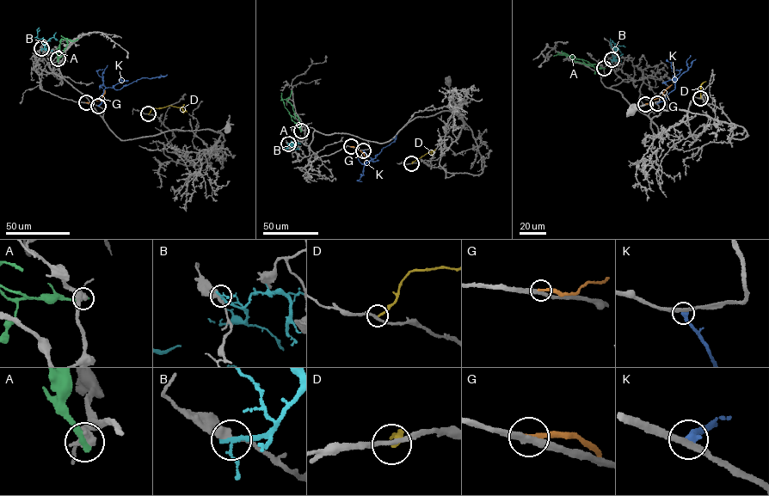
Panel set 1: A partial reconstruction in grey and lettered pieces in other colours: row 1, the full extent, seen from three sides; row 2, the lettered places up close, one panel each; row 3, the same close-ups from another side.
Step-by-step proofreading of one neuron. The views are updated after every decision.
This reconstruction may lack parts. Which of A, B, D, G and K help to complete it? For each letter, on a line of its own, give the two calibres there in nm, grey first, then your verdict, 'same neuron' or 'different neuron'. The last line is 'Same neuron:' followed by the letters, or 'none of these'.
A: 440/280 nm | different neuron
B: 360/200 nm | different neuron
D: 240/190 nm | different neuron
G: 300/240 nm | different neuron
K: 300/400 nm | different neuron
Same neuron: none of these

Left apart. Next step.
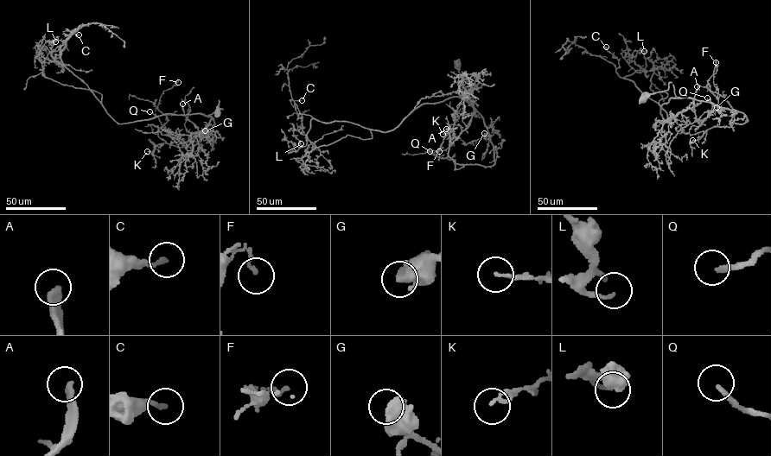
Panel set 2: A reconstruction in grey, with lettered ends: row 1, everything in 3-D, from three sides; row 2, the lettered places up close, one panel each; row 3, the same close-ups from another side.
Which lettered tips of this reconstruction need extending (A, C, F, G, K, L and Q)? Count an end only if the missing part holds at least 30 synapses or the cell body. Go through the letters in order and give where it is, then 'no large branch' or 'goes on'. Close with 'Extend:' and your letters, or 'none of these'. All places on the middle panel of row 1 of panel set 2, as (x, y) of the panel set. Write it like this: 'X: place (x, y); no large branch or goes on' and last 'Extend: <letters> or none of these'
A: place (446, 129); goes on
C: place (302, 100); no large branch
F: place (439, 151); no large branch
G: place (484, 133); no large branch
K: place (442, 134); no large branch
L: place (301, 143); no large branch
Q: place (430, 151); goes on
Extend: A, Q

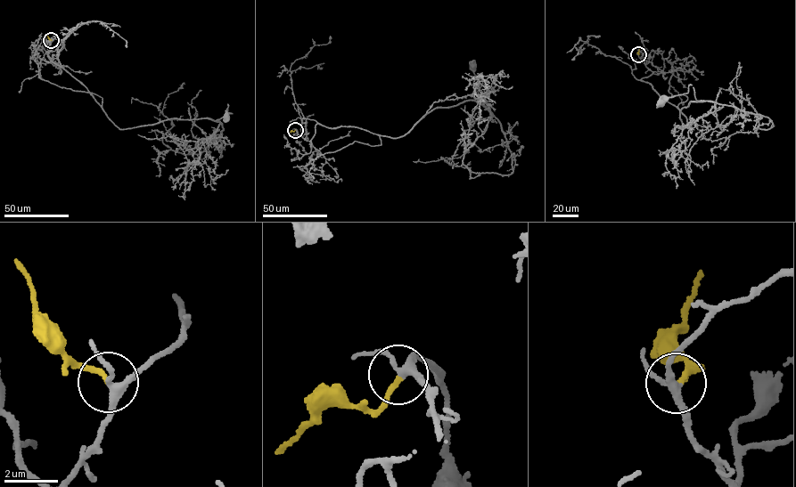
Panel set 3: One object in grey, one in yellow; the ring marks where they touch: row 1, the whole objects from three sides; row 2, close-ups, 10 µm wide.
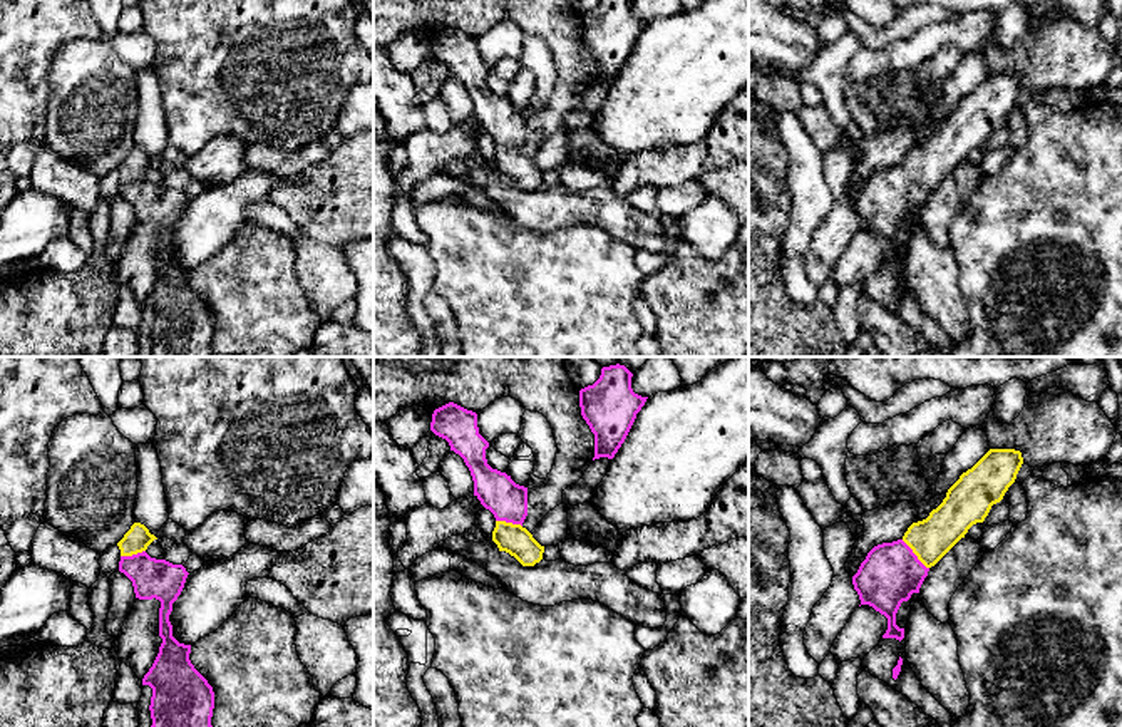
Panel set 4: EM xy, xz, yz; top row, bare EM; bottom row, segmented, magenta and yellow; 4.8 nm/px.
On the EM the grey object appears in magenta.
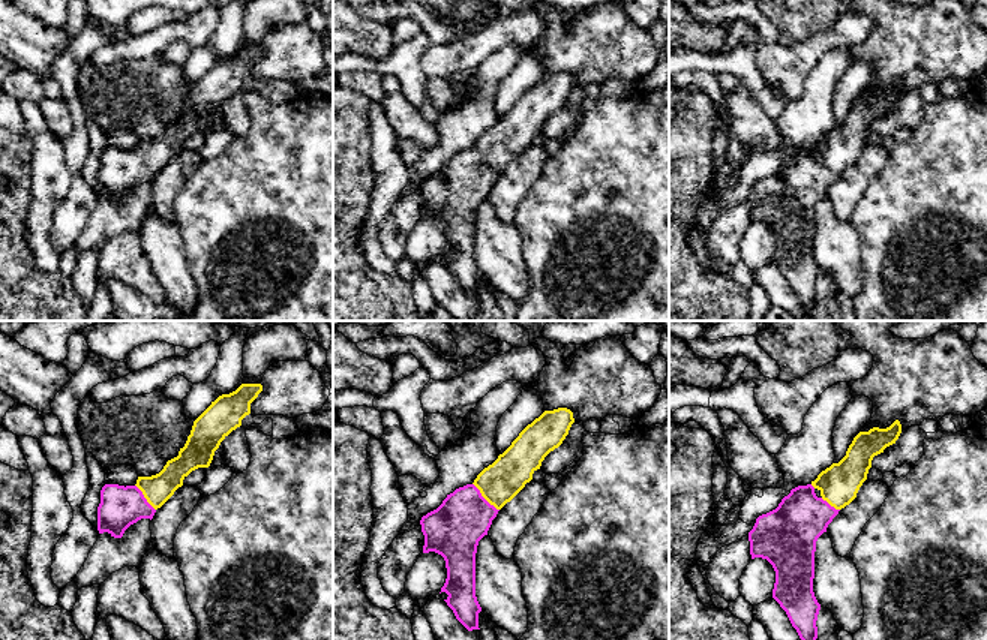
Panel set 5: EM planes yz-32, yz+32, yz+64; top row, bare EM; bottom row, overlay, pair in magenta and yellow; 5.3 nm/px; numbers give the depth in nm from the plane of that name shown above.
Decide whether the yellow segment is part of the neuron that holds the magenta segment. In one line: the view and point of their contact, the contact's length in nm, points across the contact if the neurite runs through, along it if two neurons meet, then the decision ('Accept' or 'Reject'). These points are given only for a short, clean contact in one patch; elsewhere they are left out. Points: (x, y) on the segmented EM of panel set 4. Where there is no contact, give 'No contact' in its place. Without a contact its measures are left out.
Touches magenta at yz (915, 555). Shared border 190 nm. Path across: yz (891, 572), (915, 555), (931, 538). Accept

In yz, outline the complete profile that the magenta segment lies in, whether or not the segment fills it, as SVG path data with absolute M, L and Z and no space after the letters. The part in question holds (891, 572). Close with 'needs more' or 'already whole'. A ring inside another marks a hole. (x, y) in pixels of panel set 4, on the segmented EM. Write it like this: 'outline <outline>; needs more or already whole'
outline M990 449L948 489L943 503L923 521L913 523L904 536L874 546L852 576L861 605L869 605L888 618L883 638L904 638L896 613L934 566L968 529L983 523L1015 482L1023 464L1020 451Z; needs more

